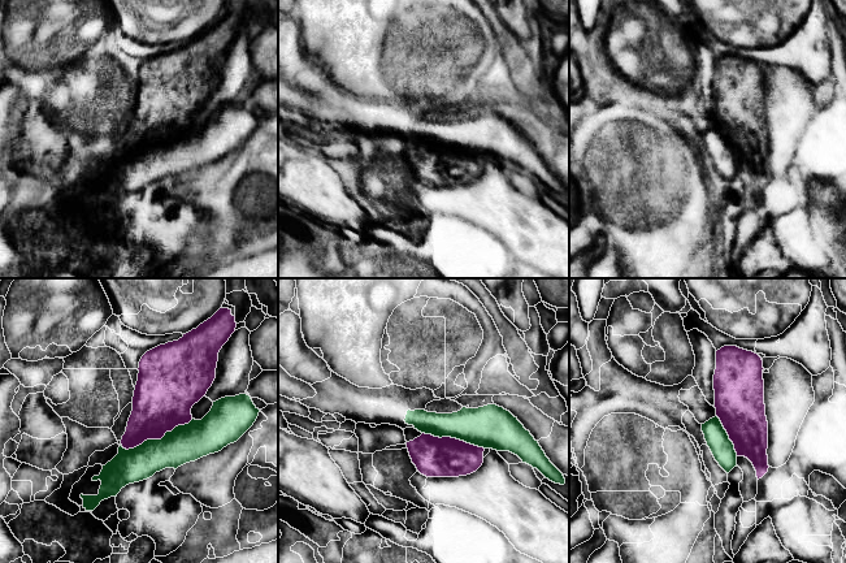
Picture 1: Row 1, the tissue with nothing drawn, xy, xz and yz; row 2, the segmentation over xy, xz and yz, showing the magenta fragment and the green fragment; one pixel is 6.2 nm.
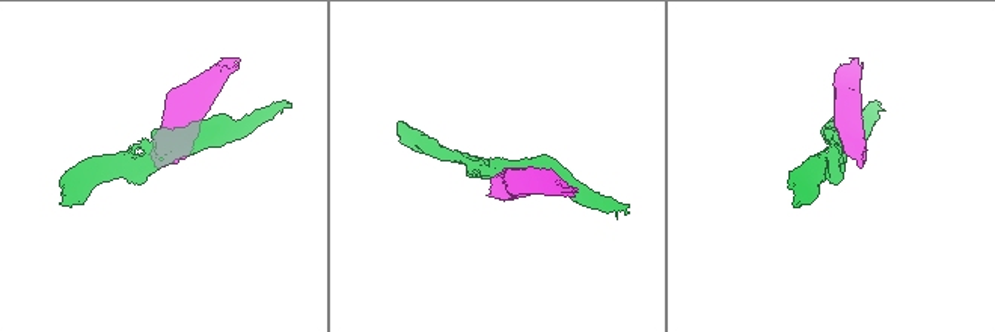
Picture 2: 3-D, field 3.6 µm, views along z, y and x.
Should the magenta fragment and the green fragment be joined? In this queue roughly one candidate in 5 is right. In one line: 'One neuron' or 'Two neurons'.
Two neurons

